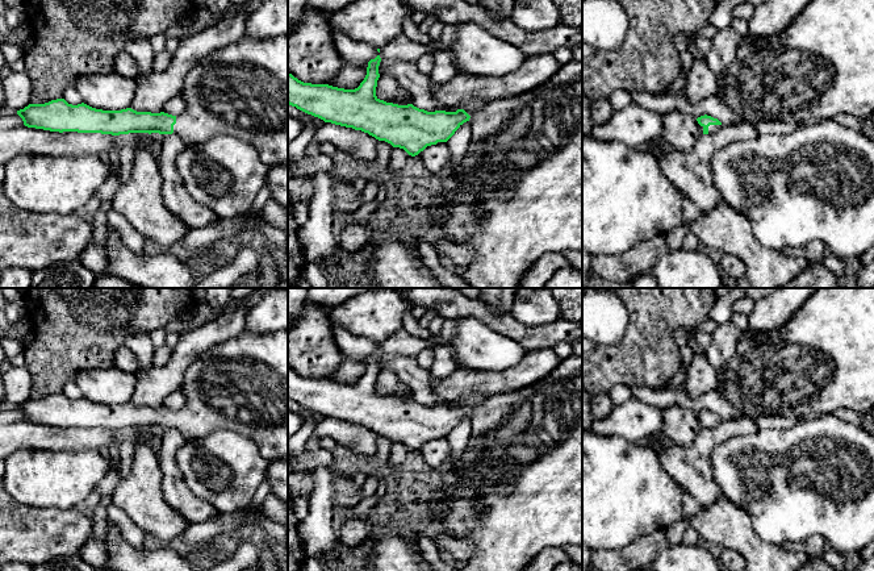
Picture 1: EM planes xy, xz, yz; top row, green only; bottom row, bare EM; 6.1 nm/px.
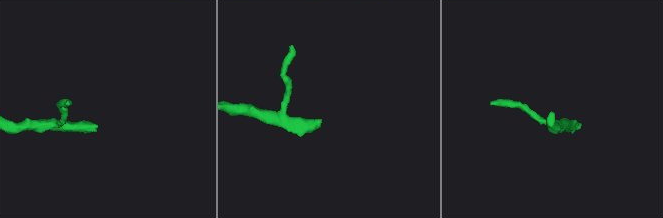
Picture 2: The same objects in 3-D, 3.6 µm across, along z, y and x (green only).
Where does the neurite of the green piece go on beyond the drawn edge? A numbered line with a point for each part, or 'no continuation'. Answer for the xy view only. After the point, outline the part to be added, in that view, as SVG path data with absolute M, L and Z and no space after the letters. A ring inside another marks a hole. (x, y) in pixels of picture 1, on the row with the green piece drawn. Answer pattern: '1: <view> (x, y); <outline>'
1: xy (241, 90); M288 33L268 39L254 39L244 34L208 54L187 72L180 96L185 101L185 111L176 116L172 134L187 145L230 136L256 150L268 168L288 166Z

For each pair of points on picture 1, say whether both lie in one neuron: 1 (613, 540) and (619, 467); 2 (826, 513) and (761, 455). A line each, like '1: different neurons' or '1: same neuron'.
1: same neuron
2: same neuron

